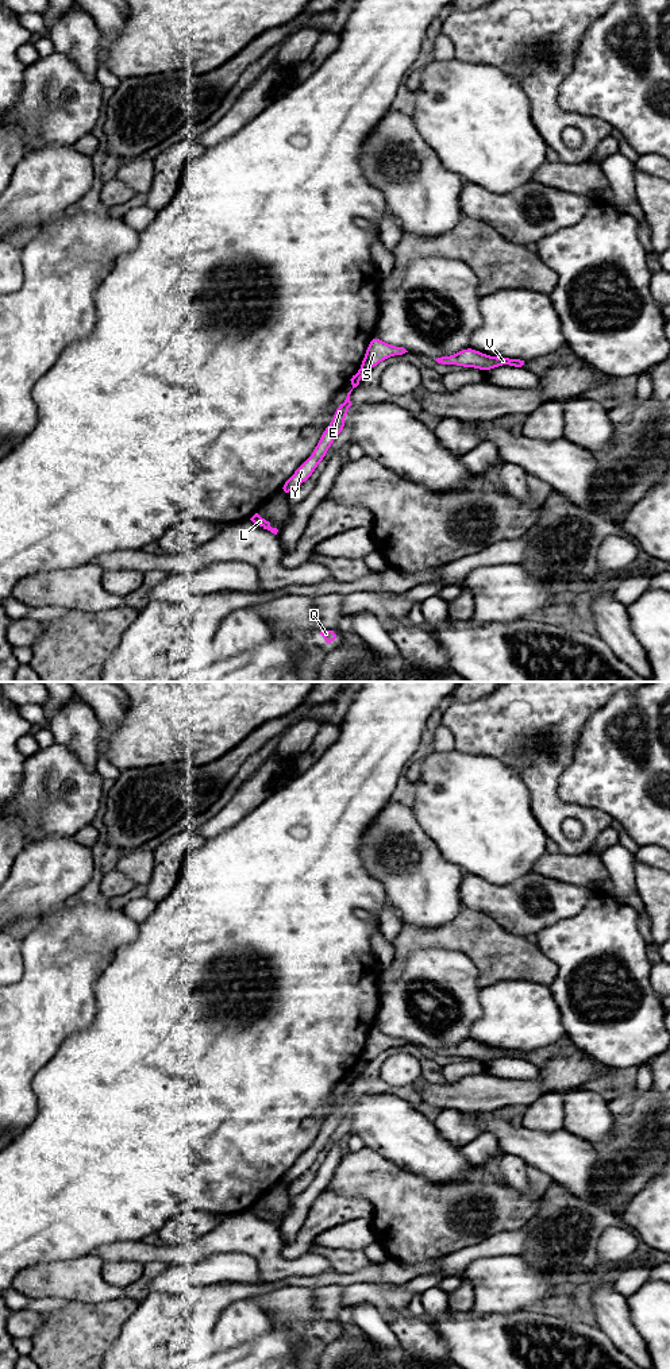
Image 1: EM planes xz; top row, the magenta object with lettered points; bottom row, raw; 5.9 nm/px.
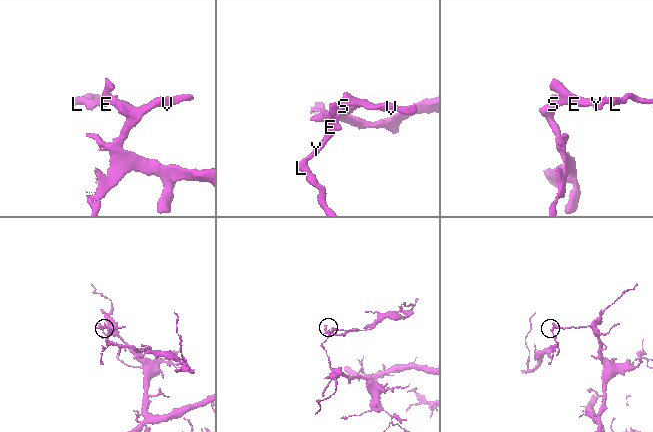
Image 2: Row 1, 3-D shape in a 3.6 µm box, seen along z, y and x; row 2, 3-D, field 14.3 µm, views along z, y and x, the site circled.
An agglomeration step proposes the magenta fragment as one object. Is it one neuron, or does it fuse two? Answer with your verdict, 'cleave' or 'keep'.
cleave

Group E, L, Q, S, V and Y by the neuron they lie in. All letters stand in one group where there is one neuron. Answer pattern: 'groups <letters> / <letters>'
groups E L Q Y / S V

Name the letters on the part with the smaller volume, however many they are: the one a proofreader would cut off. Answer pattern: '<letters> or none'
S, V

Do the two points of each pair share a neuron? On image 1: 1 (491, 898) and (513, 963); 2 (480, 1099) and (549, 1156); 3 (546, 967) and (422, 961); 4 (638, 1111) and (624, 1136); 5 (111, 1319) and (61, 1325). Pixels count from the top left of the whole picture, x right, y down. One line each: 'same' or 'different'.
1: different
2: different
3: different
4: same
5: same

